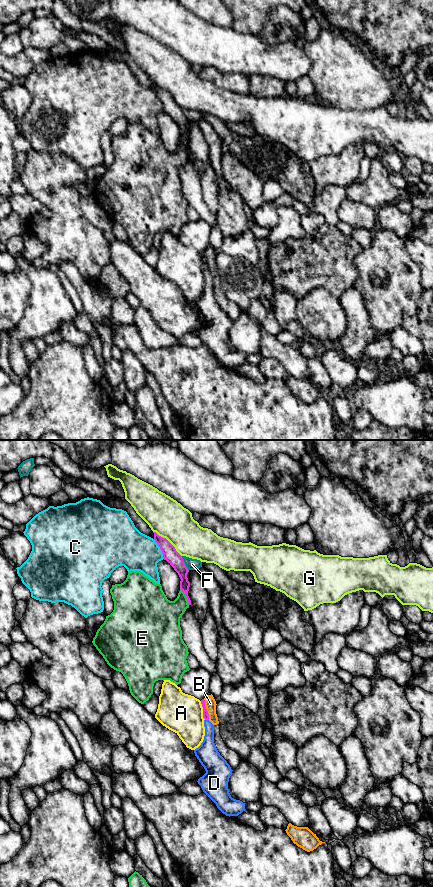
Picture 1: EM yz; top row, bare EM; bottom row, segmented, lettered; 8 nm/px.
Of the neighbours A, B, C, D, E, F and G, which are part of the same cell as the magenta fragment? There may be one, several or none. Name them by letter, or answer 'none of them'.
D

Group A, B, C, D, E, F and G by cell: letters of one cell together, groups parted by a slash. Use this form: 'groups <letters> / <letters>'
groups A / B / C / D / E / F / G

